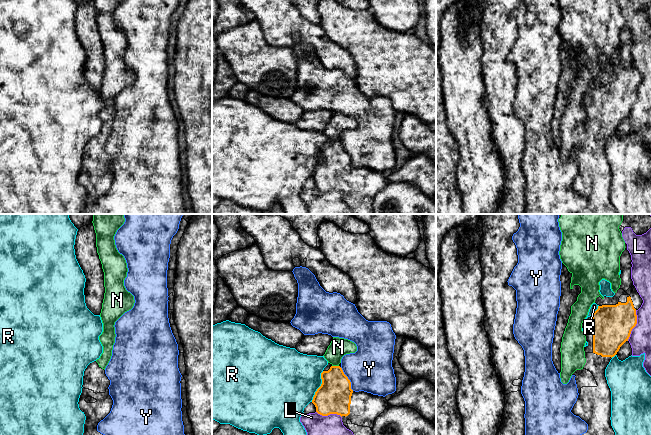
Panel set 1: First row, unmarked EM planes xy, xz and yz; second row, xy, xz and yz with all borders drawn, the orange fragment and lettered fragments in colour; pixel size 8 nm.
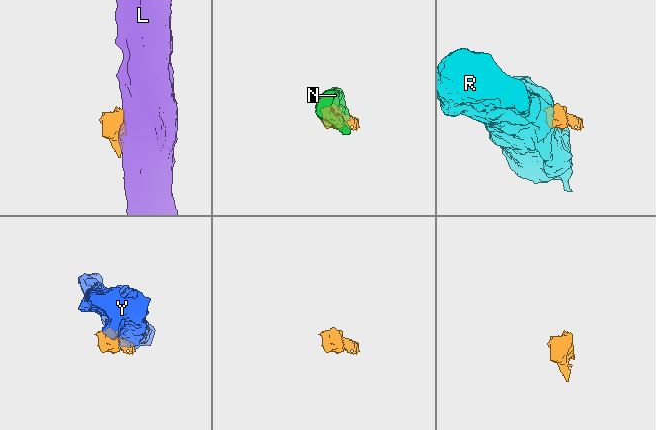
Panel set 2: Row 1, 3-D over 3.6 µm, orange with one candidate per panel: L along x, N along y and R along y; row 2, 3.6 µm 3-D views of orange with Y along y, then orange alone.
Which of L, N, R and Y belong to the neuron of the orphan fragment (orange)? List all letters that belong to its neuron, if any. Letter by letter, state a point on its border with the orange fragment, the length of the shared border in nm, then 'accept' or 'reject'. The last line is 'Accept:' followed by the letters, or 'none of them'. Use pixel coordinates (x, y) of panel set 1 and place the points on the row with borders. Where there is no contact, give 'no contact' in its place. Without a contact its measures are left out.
L: meets orange in yz at (635, 325); contact 260 nm long; reject
N: meets orange in xz at (335, 366); contact 60 nm long; accept
R: meets orange in xz at (320, 386); contact 260 nm long; reject
Y: meets orange in xz at (348, 379); contact 220 nm long; reject
Accept: N

